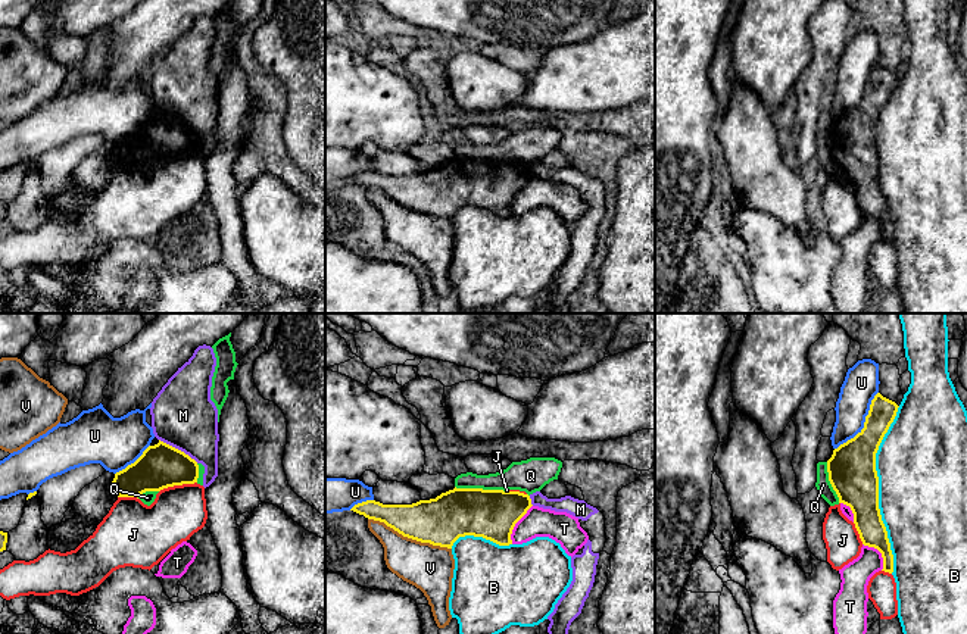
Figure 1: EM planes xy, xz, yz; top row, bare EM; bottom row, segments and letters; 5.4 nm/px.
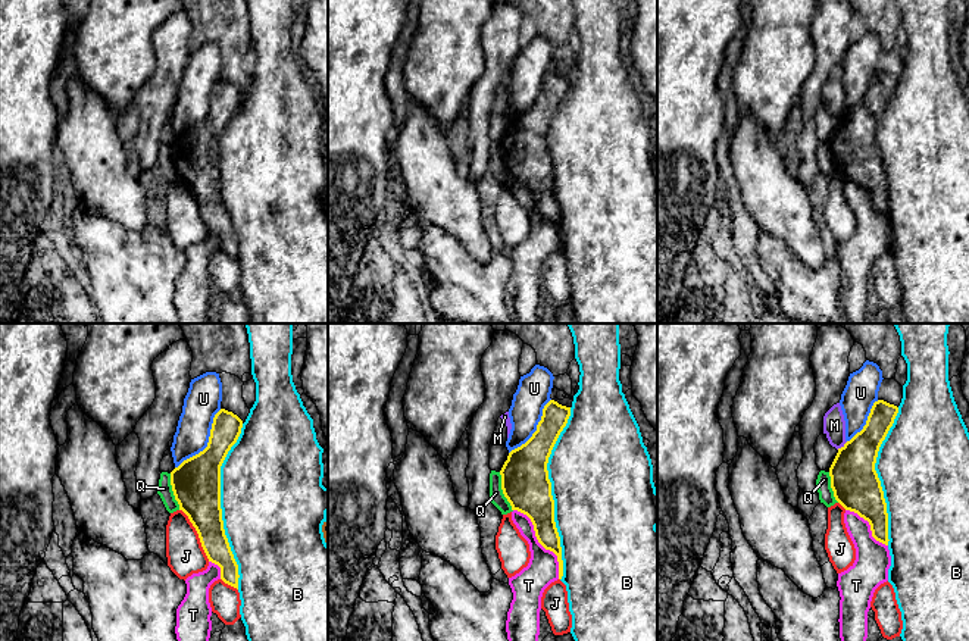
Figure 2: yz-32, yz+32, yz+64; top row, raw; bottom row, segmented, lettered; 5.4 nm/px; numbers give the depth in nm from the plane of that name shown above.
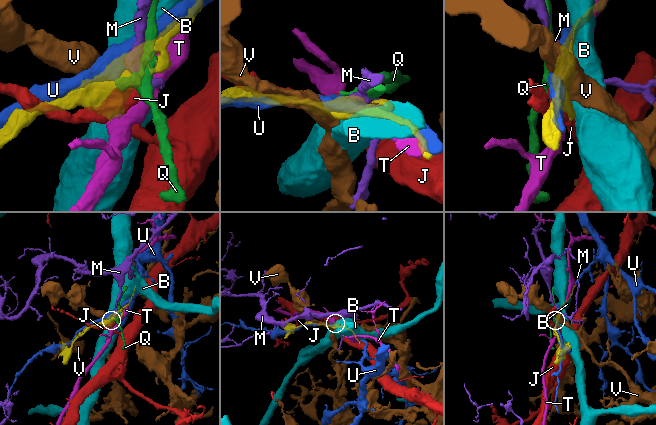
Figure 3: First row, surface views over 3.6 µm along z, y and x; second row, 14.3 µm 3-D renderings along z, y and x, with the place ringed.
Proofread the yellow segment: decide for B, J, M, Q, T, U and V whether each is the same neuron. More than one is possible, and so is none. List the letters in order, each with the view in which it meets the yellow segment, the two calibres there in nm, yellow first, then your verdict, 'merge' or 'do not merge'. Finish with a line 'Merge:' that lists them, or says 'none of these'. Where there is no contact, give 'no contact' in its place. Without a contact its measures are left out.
B: meets yellow in yz; 260 nm thick on the yellow side, 480 nm on the other; do not merge
J: meets yellow in xy; 240 nm thick on the yellow side, 280 nm on the other; do not merge
M: meets yellow in xy; 240 nm thick on the yellow side, 360 nm on the other; do not merge
Q: meets yellow in xz; 280 nm thick on the yellow side, 160 nm on the other; do not merge
T: meets yellow in xz; 280 nm thick on the yellow side, 160 nm on the other; do not merge
U: meets yellow in yz; 260 nm thick on the yellow side, 190 nm on the other; do not merge
V: meets yellow in xz; 260 nm thick on the yellow side, 260 nm on the other; do not merge
Merge: none of these

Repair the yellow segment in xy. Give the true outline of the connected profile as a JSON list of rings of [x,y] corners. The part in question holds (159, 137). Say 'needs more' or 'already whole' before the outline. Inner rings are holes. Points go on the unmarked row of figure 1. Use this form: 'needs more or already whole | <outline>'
already whole | [[[159,110],[125,140],[115,144],[112,156],[118,168],[137,168],[146,162],[194,154],[199,135],[184,122]]]

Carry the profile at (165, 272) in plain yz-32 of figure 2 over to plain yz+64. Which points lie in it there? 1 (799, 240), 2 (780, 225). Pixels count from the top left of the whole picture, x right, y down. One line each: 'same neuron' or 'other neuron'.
1: other neuron
2: other neuron

